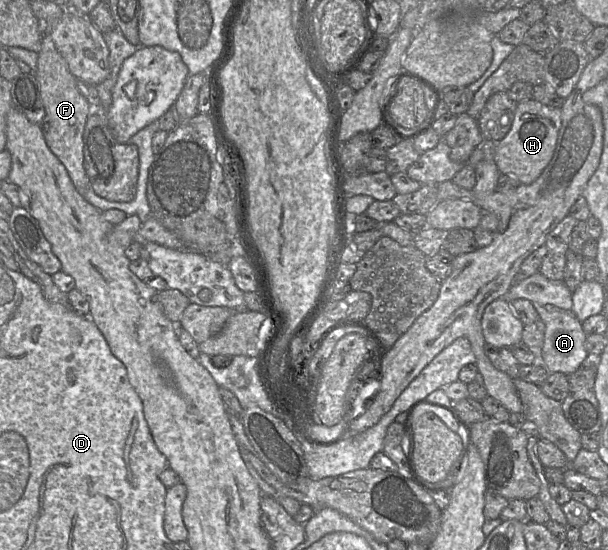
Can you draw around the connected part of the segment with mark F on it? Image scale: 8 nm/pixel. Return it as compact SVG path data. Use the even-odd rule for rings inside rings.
M44 34L44 46L39 52L35 76L41 89L45 116L41 123L44 139L49 149L66 168L75 188L81 195L91 188L84 169L83 133L90 114L87 99L77 88L77 79L70 72L65 59Z

